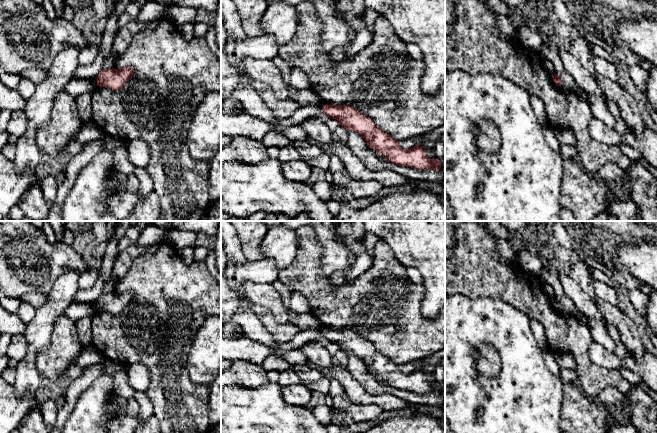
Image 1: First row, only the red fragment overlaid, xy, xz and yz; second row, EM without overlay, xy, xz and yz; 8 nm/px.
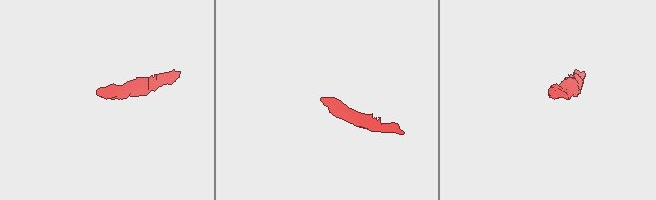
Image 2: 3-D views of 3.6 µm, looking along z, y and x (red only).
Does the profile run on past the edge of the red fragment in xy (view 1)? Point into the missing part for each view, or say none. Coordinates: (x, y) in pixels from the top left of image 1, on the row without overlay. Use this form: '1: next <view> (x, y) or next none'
1: next none

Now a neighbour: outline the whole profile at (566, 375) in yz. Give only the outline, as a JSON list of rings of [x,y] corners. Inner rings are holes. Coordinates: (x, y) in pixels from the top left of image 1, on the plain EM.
[[[560,369],[559,378],[561,379],[562,383],[568,383],[568,382],[577,382],[577,373],[571,369]]]

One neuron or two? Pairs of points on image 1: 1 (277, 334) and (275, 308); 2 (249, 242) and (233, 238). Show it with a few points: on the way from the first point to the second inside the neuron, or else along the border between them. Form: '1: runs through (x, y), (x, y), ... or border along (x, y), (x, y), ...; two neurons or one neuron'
1: border along (258, 305), (264, 306), (277, 322), (288, 322); two neurons
2: border along (235, 231), (240, 241), (240, 249), (248, 260); two neurons

